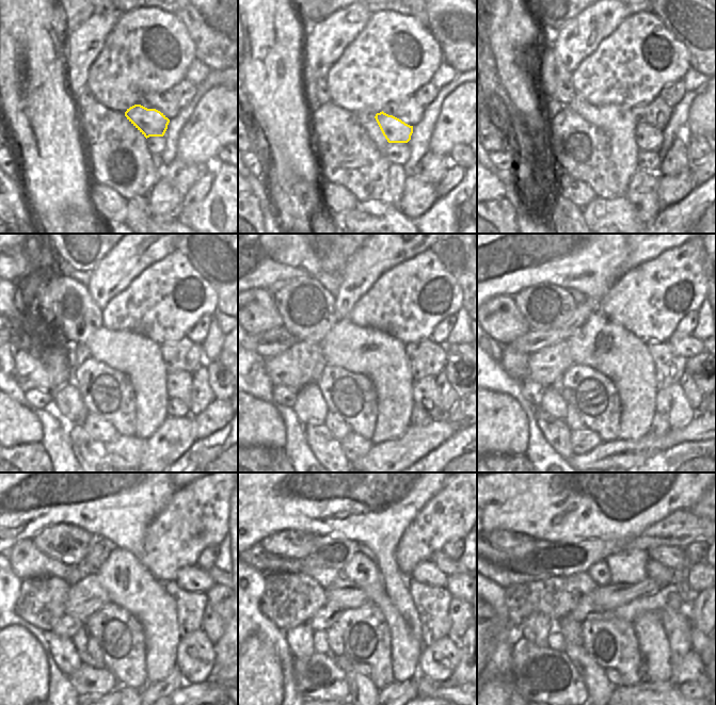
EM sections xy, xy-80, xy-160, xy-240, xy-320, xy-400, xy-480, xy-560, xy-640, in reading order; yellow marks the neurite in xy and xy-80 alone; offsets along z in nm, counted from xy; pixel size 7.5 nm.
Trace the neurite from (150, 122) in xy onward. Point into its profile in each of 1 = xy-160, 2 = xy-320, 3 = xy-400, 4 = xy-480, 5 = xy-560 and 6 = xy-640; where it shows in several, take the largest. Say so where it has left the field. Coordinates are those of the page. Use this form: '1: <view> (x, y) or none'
1: xy-160 (648, 138)
2: xy-320 (426, 395)
3: xy-400 (671, 401)
4: xy-480 (195, 656)
5: xy-560 (438, 661)
6: xy-640 (690, 668)

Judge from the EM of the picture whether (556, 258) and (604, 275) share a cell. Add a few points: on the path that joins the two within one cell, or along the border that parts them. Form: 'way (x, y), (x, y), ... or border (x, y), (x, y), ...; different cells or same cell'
way (568, 258), (587, 258), (592, 263); same cell

